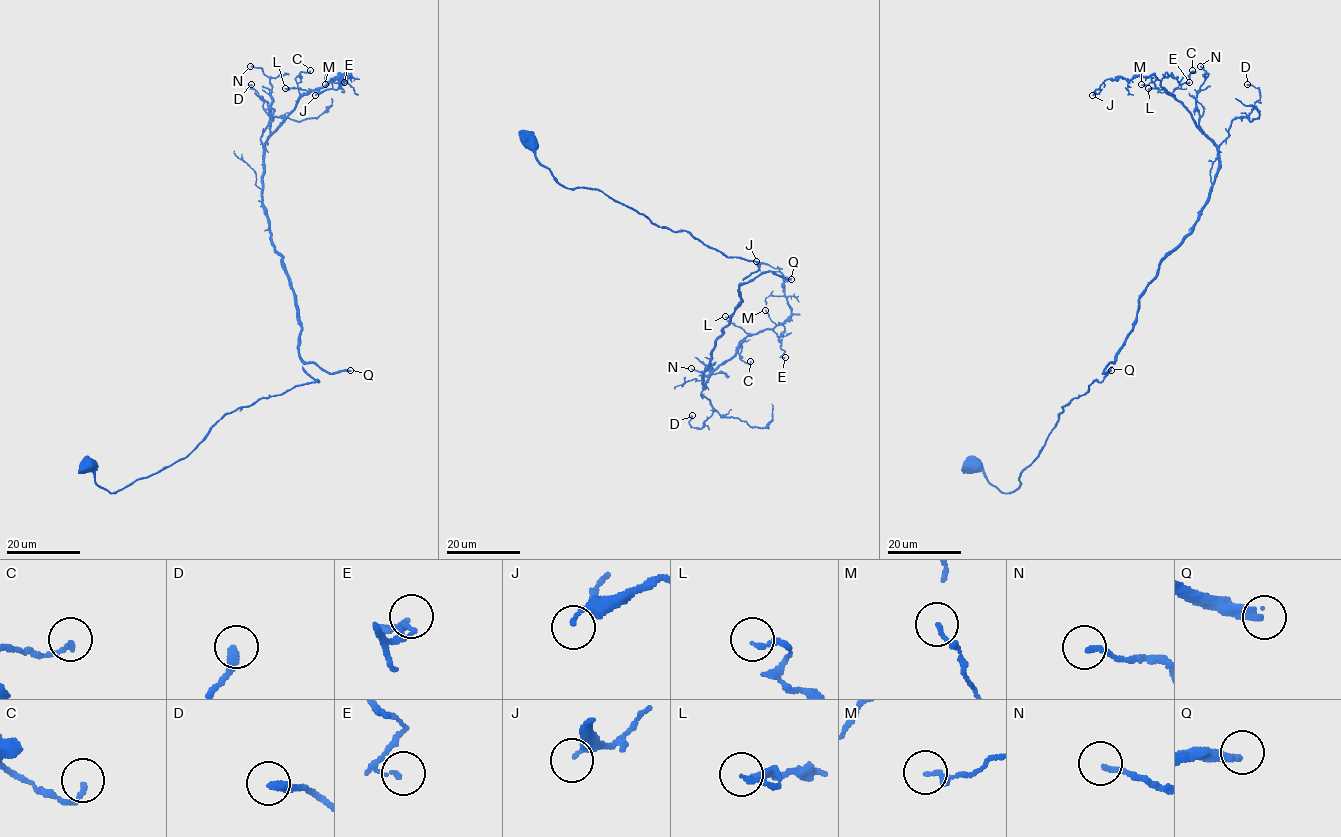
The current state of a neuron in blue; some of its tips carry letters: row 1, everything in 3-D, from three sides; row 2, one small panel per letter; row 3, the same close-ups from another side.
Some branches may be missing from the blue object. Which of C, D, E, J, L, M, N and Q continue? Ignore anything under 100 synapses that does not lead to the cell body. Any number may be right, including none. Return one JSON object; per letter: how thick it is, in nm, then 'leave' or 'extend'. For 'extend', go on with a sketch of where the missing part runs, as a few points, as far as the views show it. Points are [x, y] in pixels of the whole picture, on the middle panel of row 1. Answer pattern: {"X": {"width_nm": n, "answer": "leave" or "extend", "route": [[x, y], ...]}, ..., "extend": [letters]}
{"C": {"width_nm": 160, "answer": "leave"}, "D": {"width_nm": 320, "answer": "leave"}, "E": {"width_nm": 120, "answer": "leave"}, "J": {"width_nm": 130, "answer": "leave"}, "L": {"width_nm": 140, "answer": "leave"}, "M": {"width_nm": 120, "answer": "leave"}, "N": {"width_nm": 160, "answer": "leave"}, "Q": {"width_nm": 300, "answer": "extend"}, "extend": ["Q"]}

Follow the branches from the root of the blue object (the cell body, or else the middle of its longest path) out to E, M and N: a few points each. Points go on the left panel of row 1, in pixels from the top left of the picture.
E: (88, 463), (115, 493), (226, 414), (318, 382), (262, 204), (263, 144), (308, 91), (344, 82)
M: (88, 463), (115, 493), (226, 414), (318, 382), (262, 173), (266, 139), (325, 84)
N: (88, 463), (115, 493), (226, 414), (318, 382), (262, 204), (272, 84), (250, 66)

